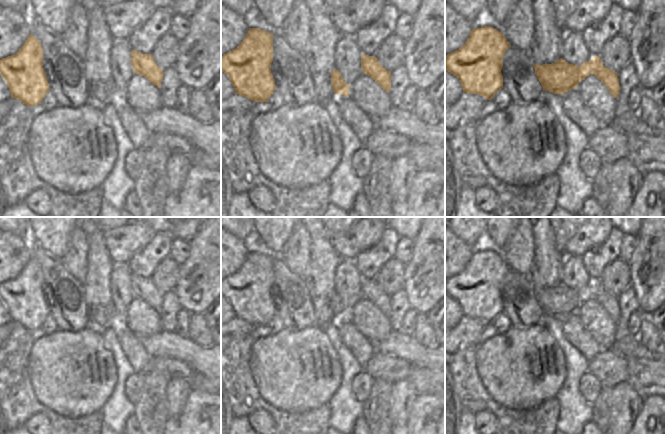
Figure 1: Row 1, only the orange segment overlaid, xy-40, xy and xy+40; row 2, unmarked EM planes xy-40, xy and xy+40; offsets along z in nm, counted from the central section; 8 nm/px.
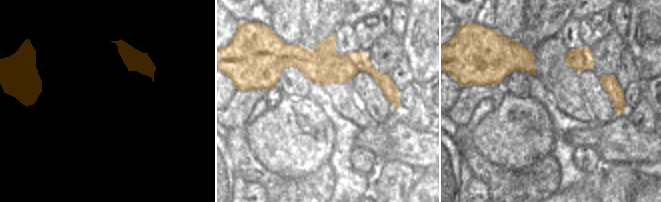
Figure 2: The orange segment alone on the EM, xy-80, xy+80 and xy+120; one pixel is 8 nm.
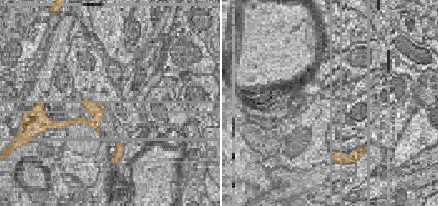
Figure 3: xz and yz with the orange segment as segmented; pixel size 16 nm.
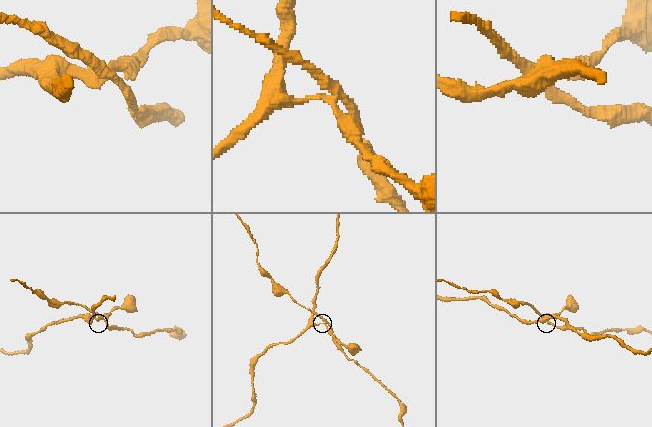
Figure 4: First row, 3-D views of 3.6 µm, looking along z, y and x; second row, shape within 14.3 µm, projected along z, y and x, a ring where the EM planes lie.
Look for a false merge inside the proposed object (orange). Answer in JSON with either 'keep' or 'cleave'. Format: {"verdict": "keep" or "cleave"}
{"verdict": "cleave"}

